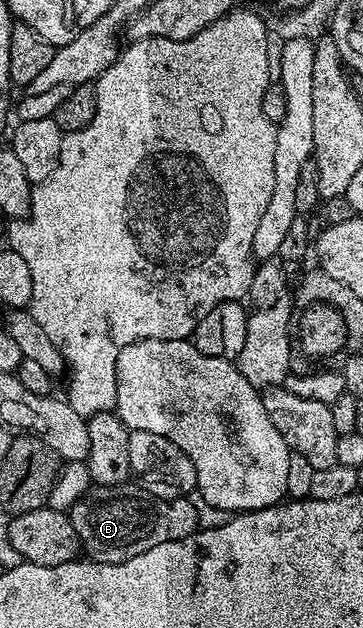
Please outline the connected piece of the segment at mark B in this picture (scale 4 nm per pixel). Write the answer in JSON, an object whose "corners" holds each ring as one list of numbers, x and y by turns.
{"corners":[[136,484,93,485,72,505,67,516,74,524,74,532,78,532,81,551,91,561,106,564,125,562,150,552,150,548,158,548,158,544,182,540,196,533,200,526,198,512,194,512,194,504,187,496,154,498]]}

